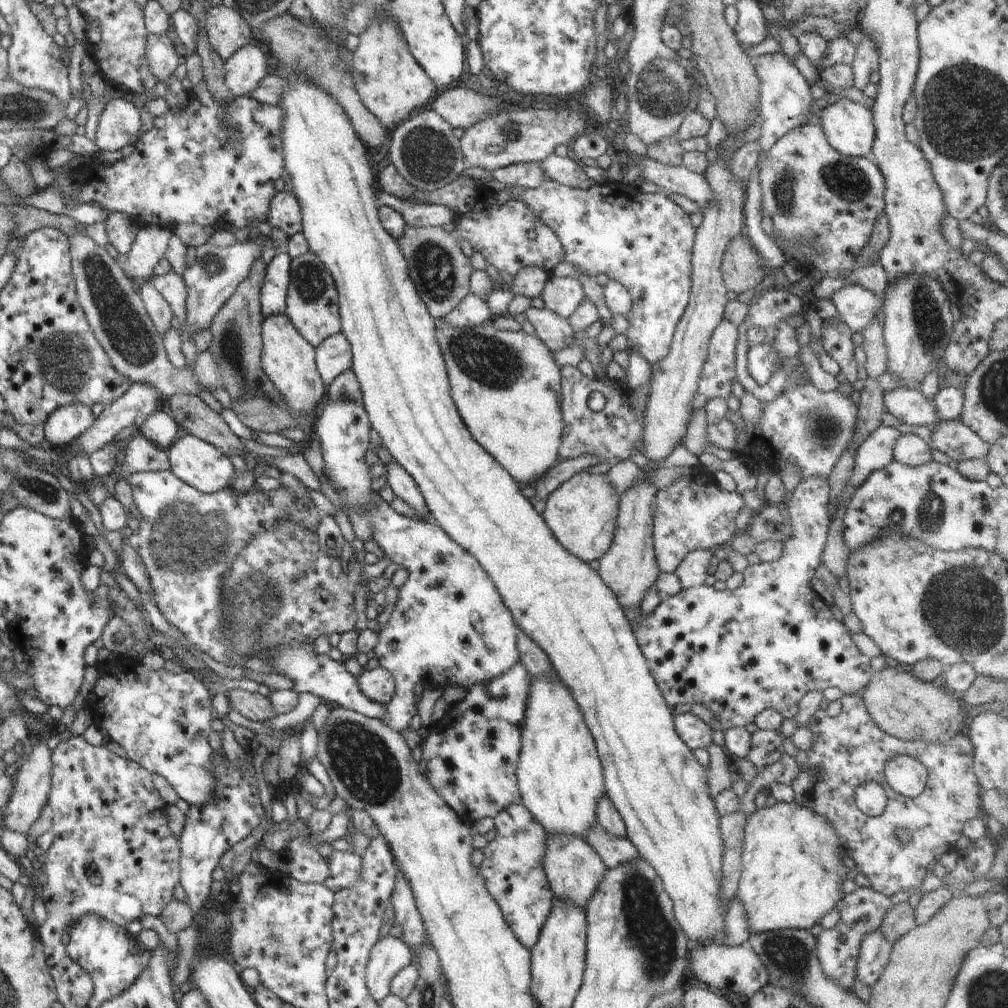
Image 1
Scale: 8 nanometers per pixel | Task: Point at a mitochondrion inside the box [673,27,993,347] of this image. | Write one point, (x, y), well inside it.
(844, 178)

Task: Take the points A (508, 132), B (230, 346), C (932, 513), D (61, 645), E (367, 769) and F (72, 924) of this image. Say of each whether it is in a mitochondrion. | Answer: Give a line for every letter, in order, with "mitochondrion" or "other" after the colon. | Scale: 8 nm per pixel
A: mitochondrion
B: mitochondrion
C: mitochondrion
D: other
E: mitochondrion
F: other

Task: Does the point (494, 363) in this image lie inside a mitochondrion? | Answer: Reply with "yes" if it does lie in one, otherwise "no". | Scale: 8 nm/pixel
yes

